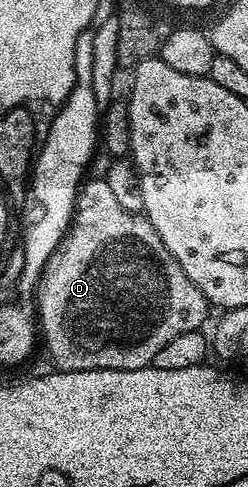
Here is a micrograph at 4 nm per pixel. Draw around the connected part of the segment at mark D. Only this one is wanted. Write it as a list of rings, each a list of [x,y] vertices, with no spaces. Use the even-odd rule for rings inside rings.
[[[104,179],[98,181],[87,180],[79,188],[78,200],[74,202],[74,215],[70,219],[70,228],[62,237],[56,251],[48,259],[44,267],[42,277],[38,281],[36,290],[36,317],[40,322],[40,337],[46,340],[46,349],[54,356],[54,361],[62,371],[96,371],[97,369],[111,369],[112,371],[128,371],[129,369],[145,369],[156,359],[156,351],[164,347],[170,340],[176,339],[176,335],[192,333],[203,328],[206,321],[206,309],[208,302],[206,296],[198,290],[196,283],[184,275],[180,263],[164,247],[160,235],[152,227],[150,220],[145,215],[129,213],[120,207],[119,201],[112,196],[112,190]]]

